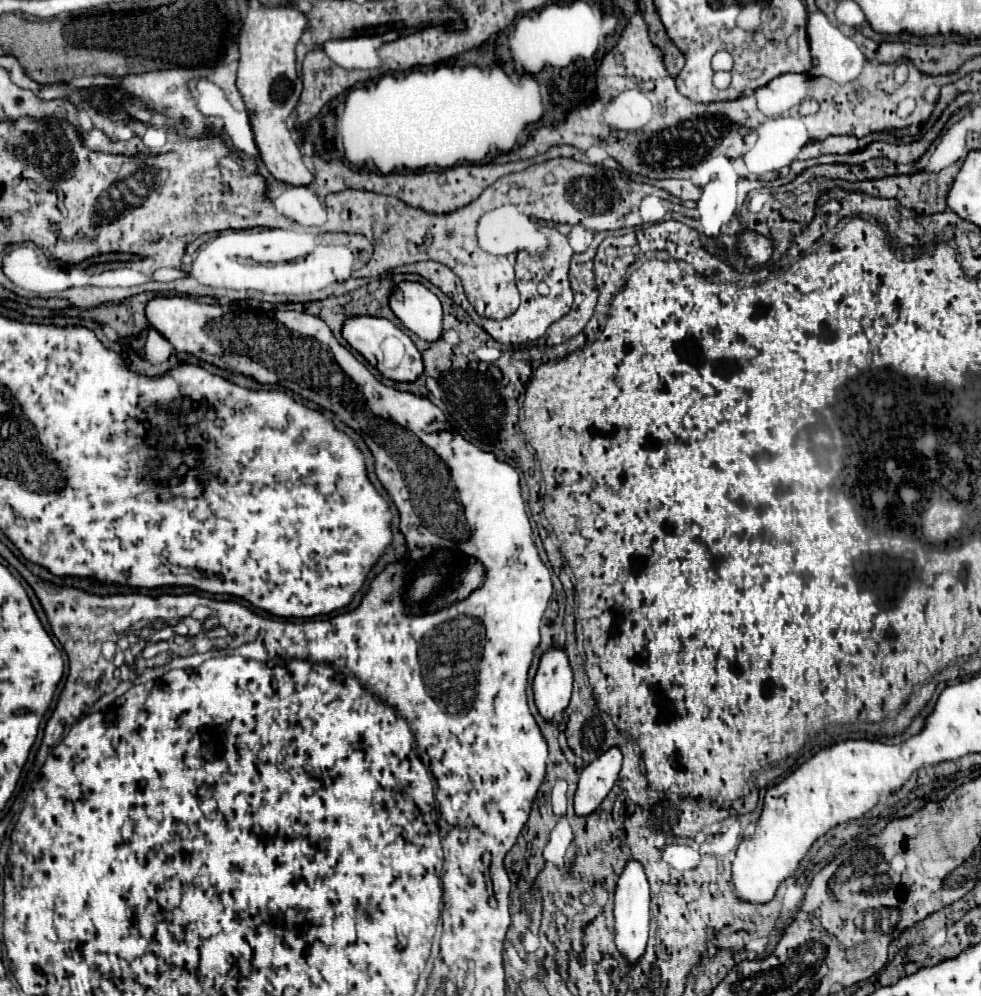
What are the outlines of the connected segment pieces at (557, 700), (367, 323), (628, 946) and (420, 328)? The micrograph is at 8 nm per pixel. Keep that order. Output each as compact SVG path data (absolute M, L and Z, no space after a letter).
M550 647L542 653L534 675L534 699L544 719L564 711L572 693L572 669L562 647Z
M350 317L344 323L344 339L358 351L362 357L380 371L382 377L398 381L398 383L412 383L424 375L424 361L422 353L416 349L412 339L402 333L396 325L382 317Z
M628 861L624 867L618 885L616 885L616 901L614 901L614 943L622 957L626 959L628 967L634 967L646 951L648 941L648 925L650 925L650 889L644 867L638 861Z
M400 283L390 295L394 315L424 341L442 337L442 305L440 299L422 283Z

